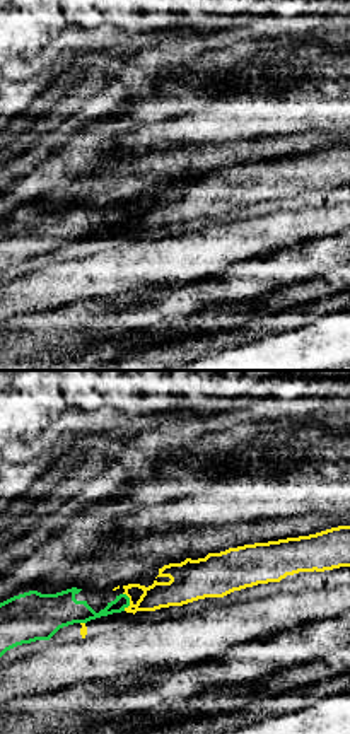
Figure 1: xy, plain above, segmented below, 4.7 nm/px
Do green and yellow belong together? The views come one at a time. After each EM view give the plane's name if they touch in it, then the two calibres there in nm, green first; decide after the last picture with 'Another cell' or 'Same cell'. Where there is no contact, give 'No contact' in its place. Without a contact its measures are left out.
Touches green in xy. Thickness 110 nm (green) against 140 nm

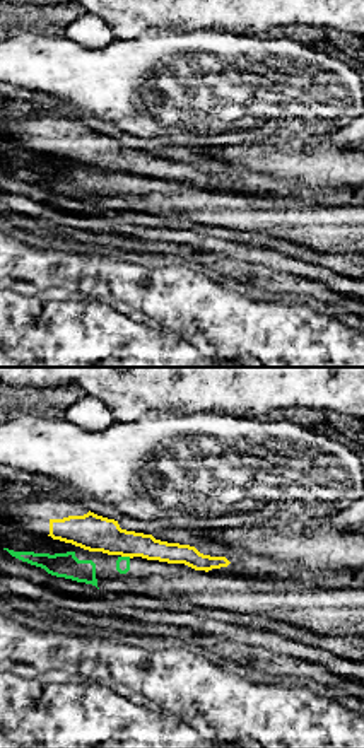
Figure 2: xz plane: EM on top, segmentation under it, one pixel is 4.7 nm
Touches green in xz. Thickness 60 nm (green) against 170 nm

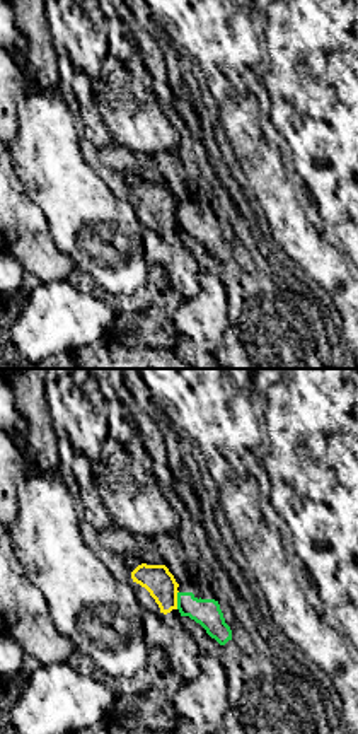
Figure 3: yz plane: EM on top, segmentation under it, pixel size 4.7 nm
Touches green in yz. Thickness 130 nm (green) against 140 nm

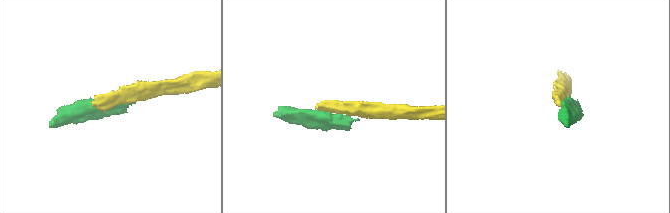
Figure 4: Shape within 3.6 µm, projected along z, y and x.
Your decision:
Another cell

